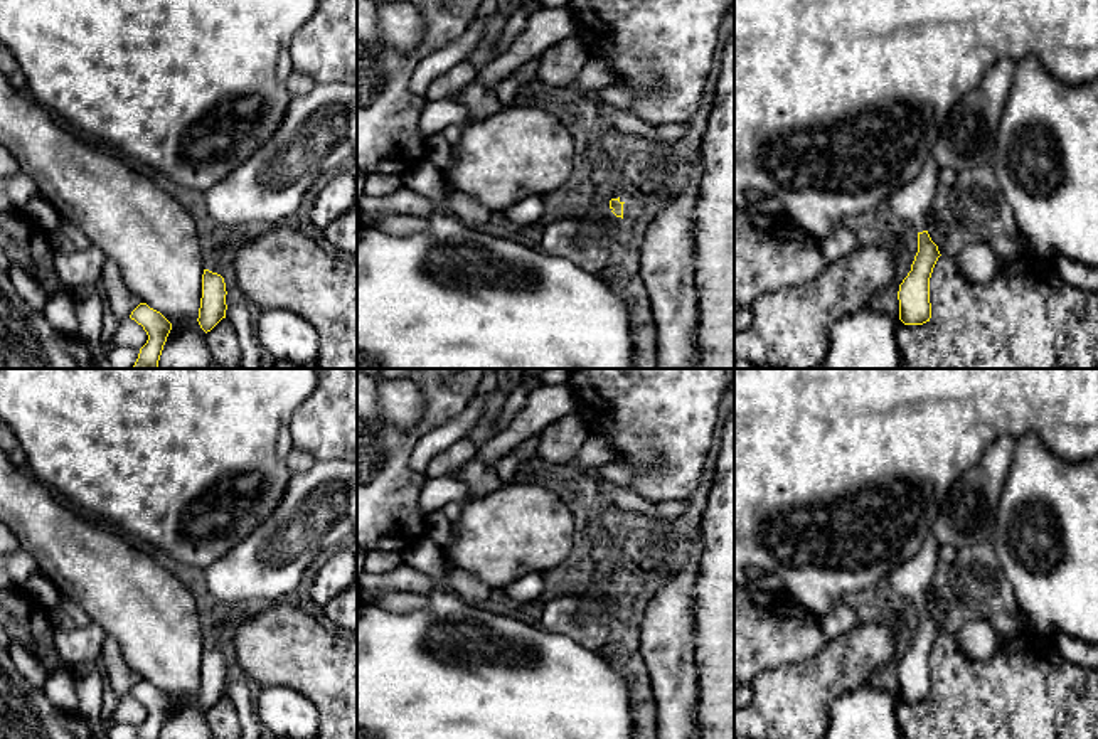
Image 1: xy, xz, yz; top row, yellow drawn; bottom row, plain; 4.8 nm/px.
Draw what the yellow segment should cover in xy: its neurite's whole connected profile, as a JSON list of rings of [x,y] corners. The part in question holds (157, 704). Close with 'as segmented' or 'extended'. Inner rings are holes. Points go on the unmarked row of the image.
[[[140,680],[130,692],[148,712],[147,720],[140,726],[136,739],[158,739],[172,700],[147,680]]]; as segmented

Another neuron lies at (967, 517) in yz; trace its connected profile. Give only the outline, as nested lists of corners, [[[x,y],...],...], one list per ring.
[[[1012,436],[999,438],[985,449],[982,460],[950,486],[931,527],[938,545],[963,549],[990,544],[1015,441]]]

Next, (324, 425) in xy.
[[[315,369],[317,387],[291,417],[293,448],[310,453],[315,461],[357,461],[357,369]]]

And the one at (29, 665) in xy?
[[[10,638],[10,646],[7,650],[15,667],[25,675],[25,678],[37,688],[44,688],[47,680],[45,668],[32,657],[25,646]]]

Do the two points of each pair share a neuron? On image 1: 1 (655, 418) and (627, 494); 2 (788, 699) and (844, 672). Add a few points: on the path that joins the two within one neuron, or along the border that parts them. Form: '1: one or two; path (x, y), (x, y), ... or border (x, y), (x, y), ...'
1: two; border (630, 485), (647, 499), (667, 502)
2: one; path (802, 694), (831, 674)

